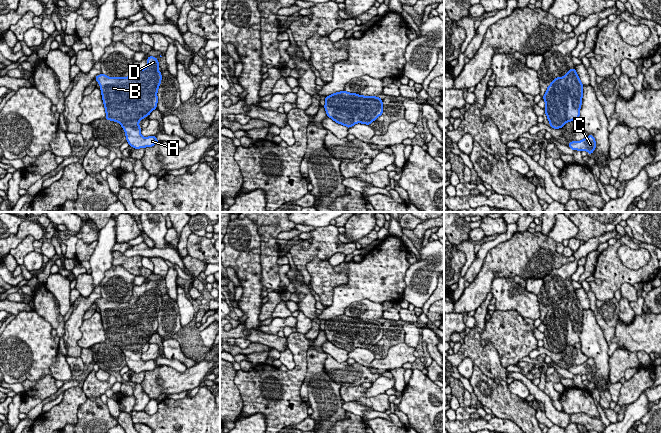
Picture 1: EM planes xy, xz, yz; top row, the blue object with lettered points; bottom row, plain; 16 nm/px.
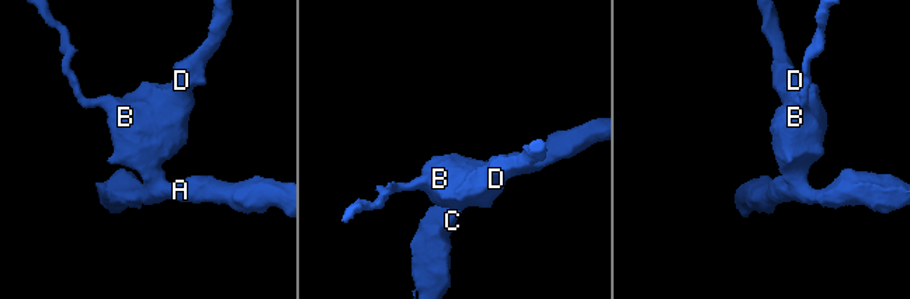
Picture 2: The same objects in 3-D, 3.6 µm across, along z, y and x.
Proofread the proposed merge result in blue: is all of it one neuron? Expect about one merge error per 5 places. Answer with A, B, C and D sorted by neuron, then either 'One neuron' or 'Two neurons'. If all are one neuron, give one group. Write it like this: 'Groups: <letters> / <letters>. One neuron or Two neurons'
Groups: A B C D. One neuron

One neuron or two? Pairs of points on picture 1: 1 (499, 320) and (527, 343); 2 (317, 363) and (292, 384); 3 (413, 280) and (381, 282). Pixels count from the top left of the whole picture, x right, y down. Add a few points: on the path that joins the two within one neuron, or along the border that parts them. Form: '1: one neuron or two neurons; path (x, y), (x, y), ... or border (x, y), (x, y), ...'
1: one neuron; path (506, 326), (520, 340)
2: two neurons; border (308, 349), (306, 353), (306, 375), (303, 381)
3: two neurons; border (411, 264), (405, 274), (405, 289), (402, 298)

